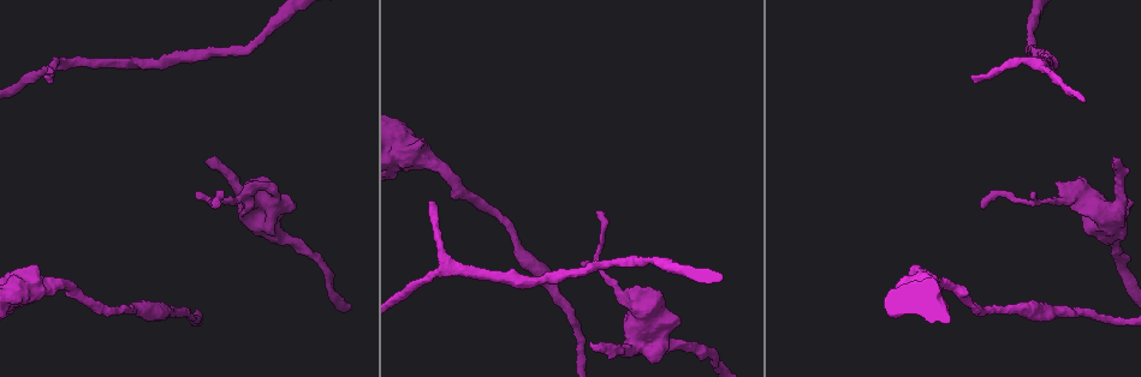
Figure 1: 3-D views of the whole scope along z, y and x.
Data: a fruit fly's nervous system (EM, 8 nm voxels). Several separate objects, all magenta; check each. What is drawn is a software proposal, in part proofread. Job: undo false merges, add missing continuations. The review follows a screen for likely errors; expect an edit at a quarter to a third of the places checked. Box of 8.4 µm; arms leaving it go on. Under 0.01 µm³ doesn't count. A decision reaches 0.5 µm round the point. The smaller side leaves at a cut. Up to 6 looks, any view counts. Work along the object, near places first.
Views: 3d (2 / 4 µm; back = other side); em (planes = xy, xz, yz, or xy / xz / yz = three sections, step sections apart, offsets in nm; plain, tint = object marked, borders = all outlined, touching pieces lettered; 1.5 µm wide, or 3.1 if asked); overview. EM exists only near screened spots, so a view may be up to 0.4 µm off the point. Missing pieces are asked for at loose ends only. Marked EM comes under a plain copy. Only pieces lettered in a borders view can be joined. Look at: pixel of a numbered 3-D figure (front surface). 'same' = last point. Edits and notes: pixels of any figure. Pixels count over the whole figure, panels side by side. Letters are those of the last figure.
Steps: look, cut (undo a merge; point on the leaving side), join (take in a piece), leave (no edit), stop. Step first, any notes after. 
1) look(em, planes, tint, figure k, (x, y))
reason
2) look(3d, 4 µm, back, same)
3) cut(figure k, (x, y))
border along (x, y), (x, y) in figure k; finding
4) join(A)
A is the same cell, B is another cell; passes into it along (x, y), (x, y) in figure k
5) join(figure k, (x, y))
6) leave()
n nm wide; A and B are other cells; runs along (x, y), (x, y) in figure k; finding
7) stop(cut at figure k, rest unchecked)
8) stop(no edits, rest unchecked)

look(3d, 2 µm, figure 1, (197, 194))
an open end

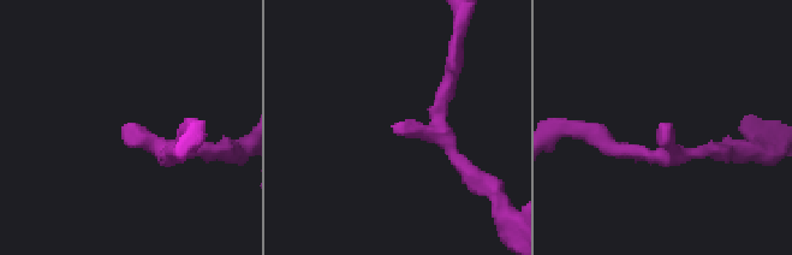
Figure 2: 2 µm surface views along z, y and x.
look(em, xy, step 8, borders, figure 2, (666, 126))

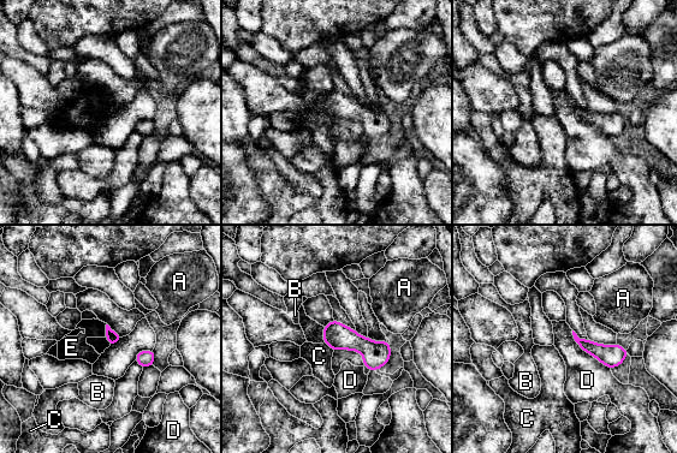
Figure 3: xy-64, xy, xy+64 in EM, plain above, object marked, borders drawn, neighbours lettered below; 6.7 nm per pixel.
look(em, planes, borders, same)
another direction

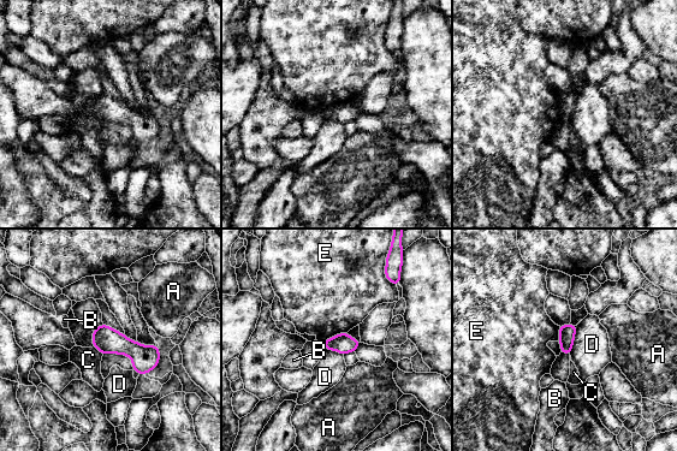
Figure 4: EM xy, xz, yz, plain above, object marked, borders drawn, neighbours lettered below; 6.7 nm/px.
leave()
110 nm wide; A, B, C, D and E are other cells; border along (576, 326), (574, 344), (569, 354) in figure 4; no lettered piece goes on from it

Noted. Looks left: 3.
look(3d, 4 µm, figure 1, (205, 160))
an open end

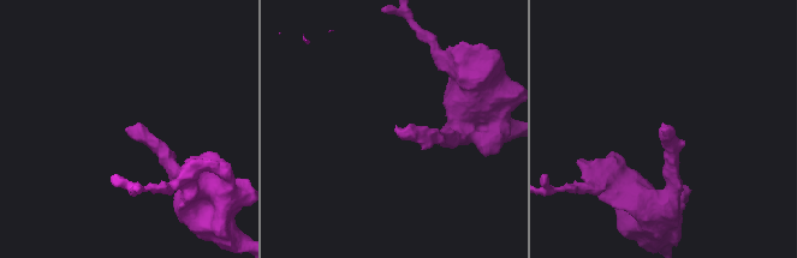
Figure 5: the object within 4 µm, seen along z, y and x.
look(em, planes, borders, figure 5, (397, 127))
need the tissue

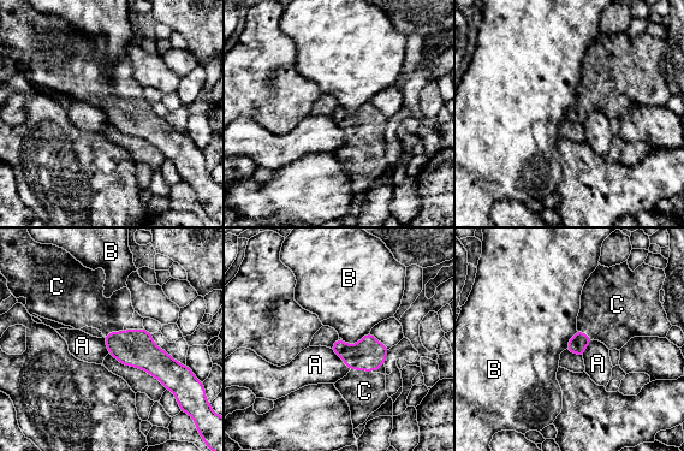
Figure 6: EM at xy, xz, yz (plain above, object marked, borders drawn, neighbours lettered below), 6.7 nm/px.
join(C)
C is the same cell, A and B are other cells; it goes on there

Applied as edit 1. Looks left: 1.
stop(join at figure 6, rest unchecked)

